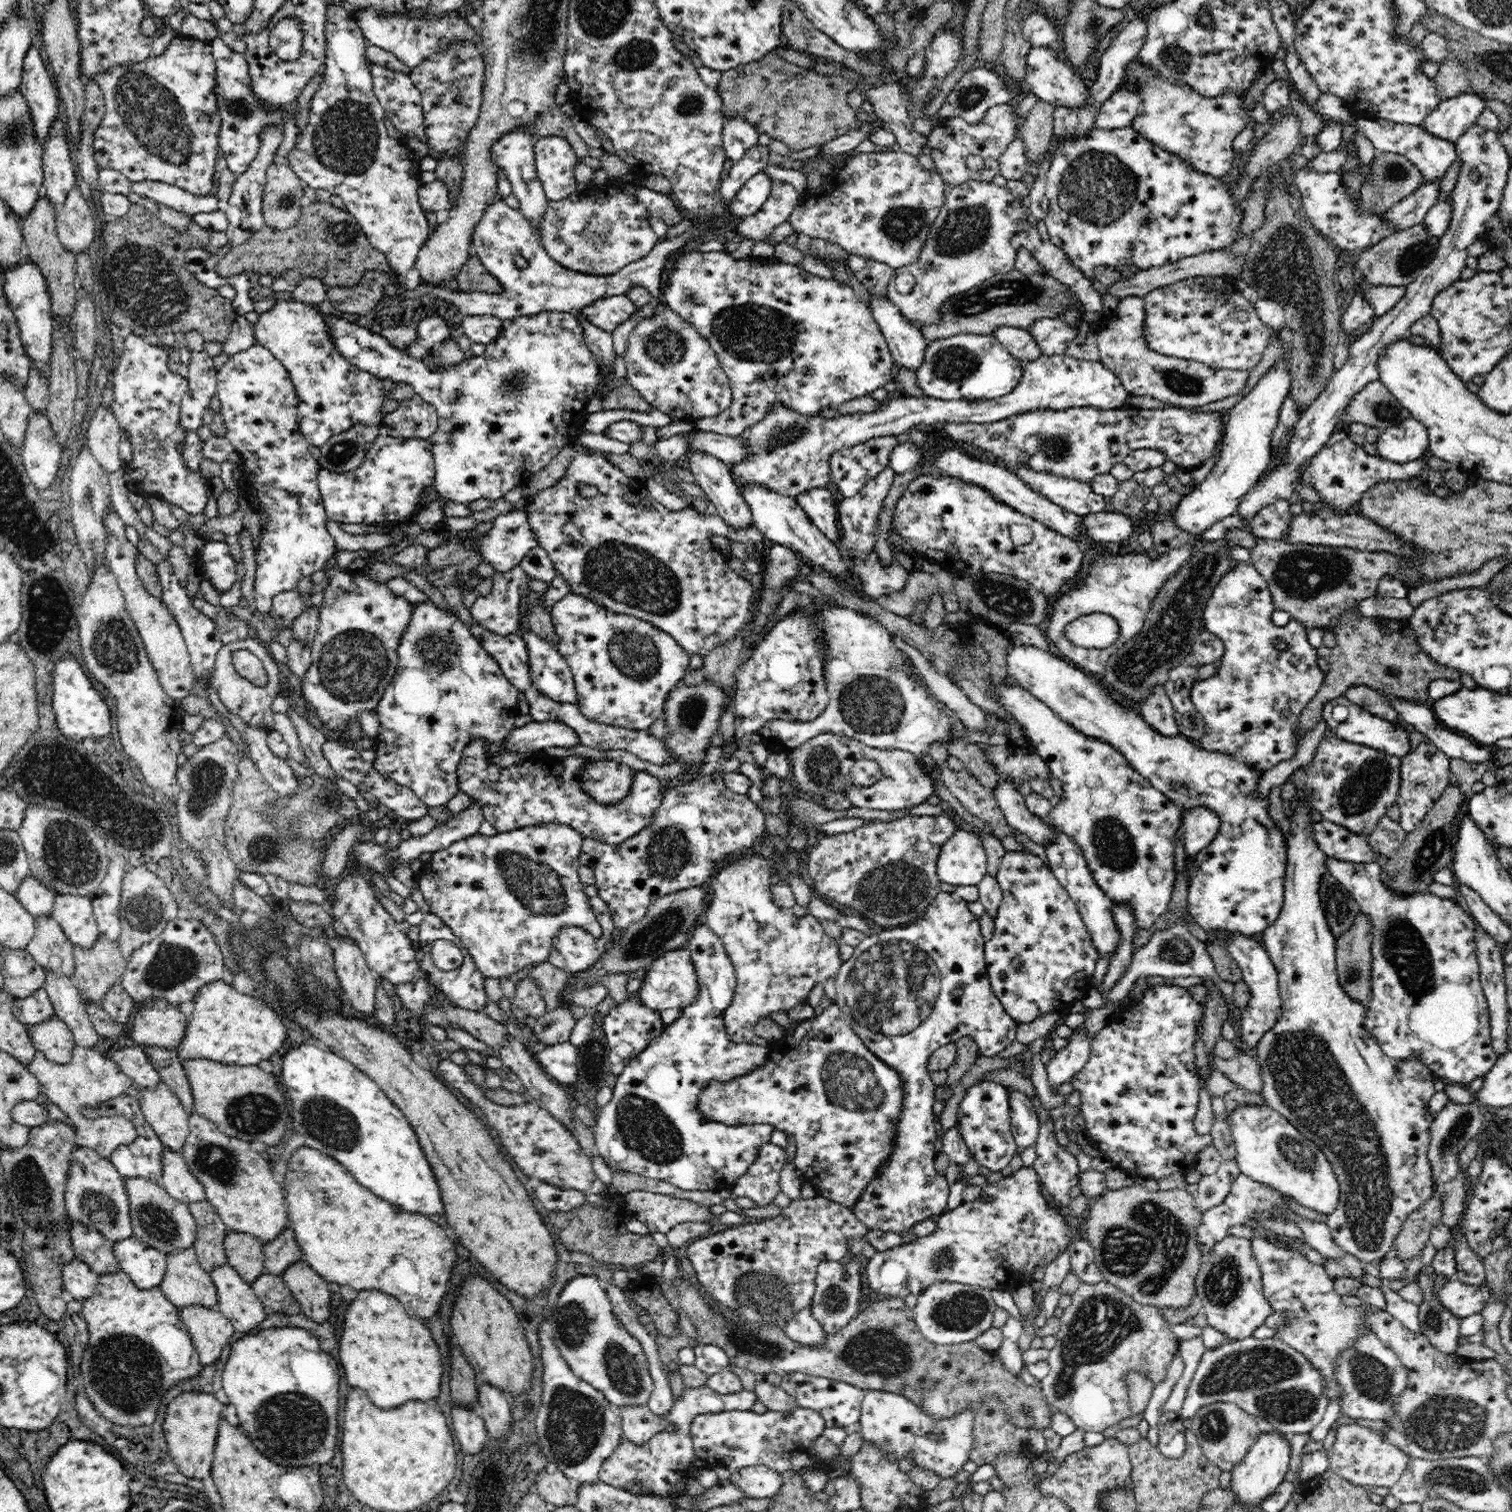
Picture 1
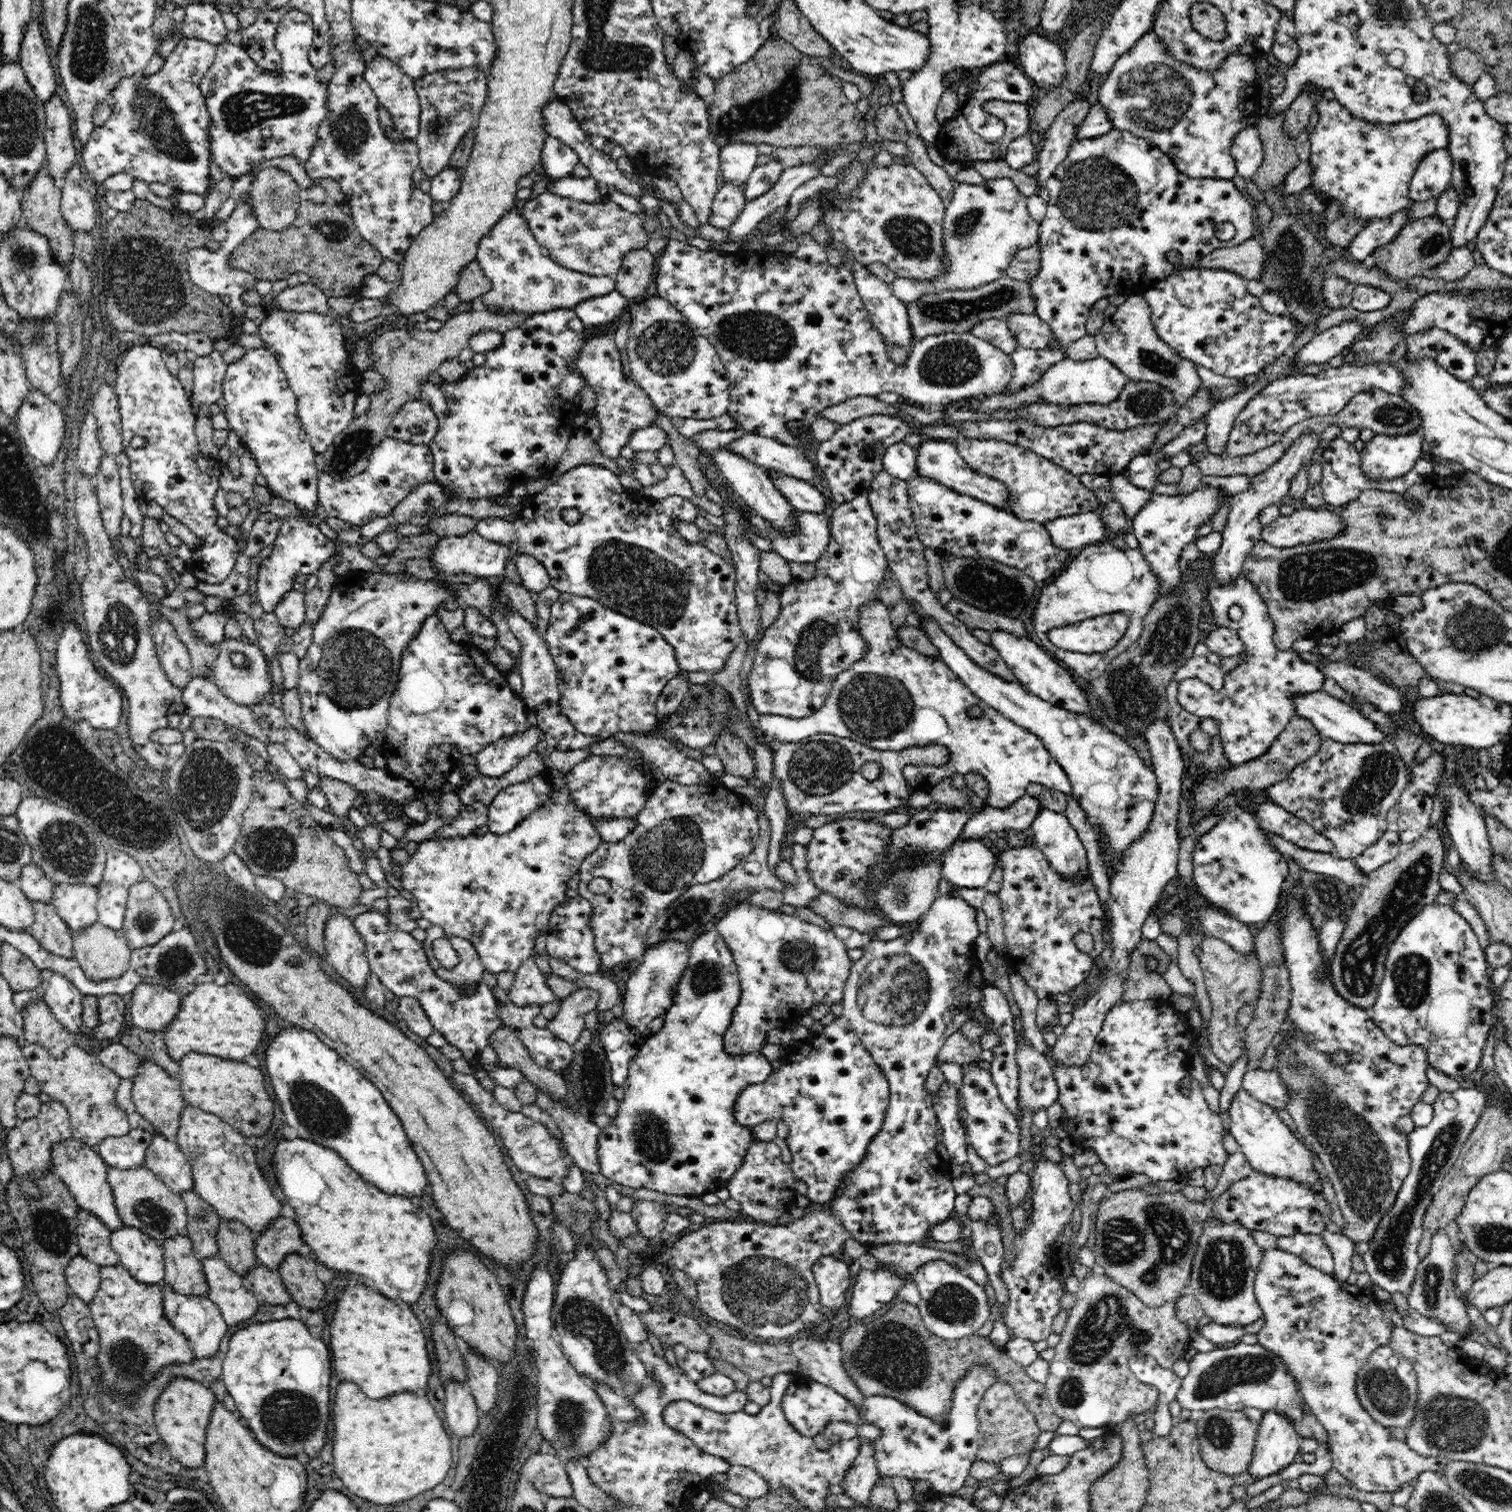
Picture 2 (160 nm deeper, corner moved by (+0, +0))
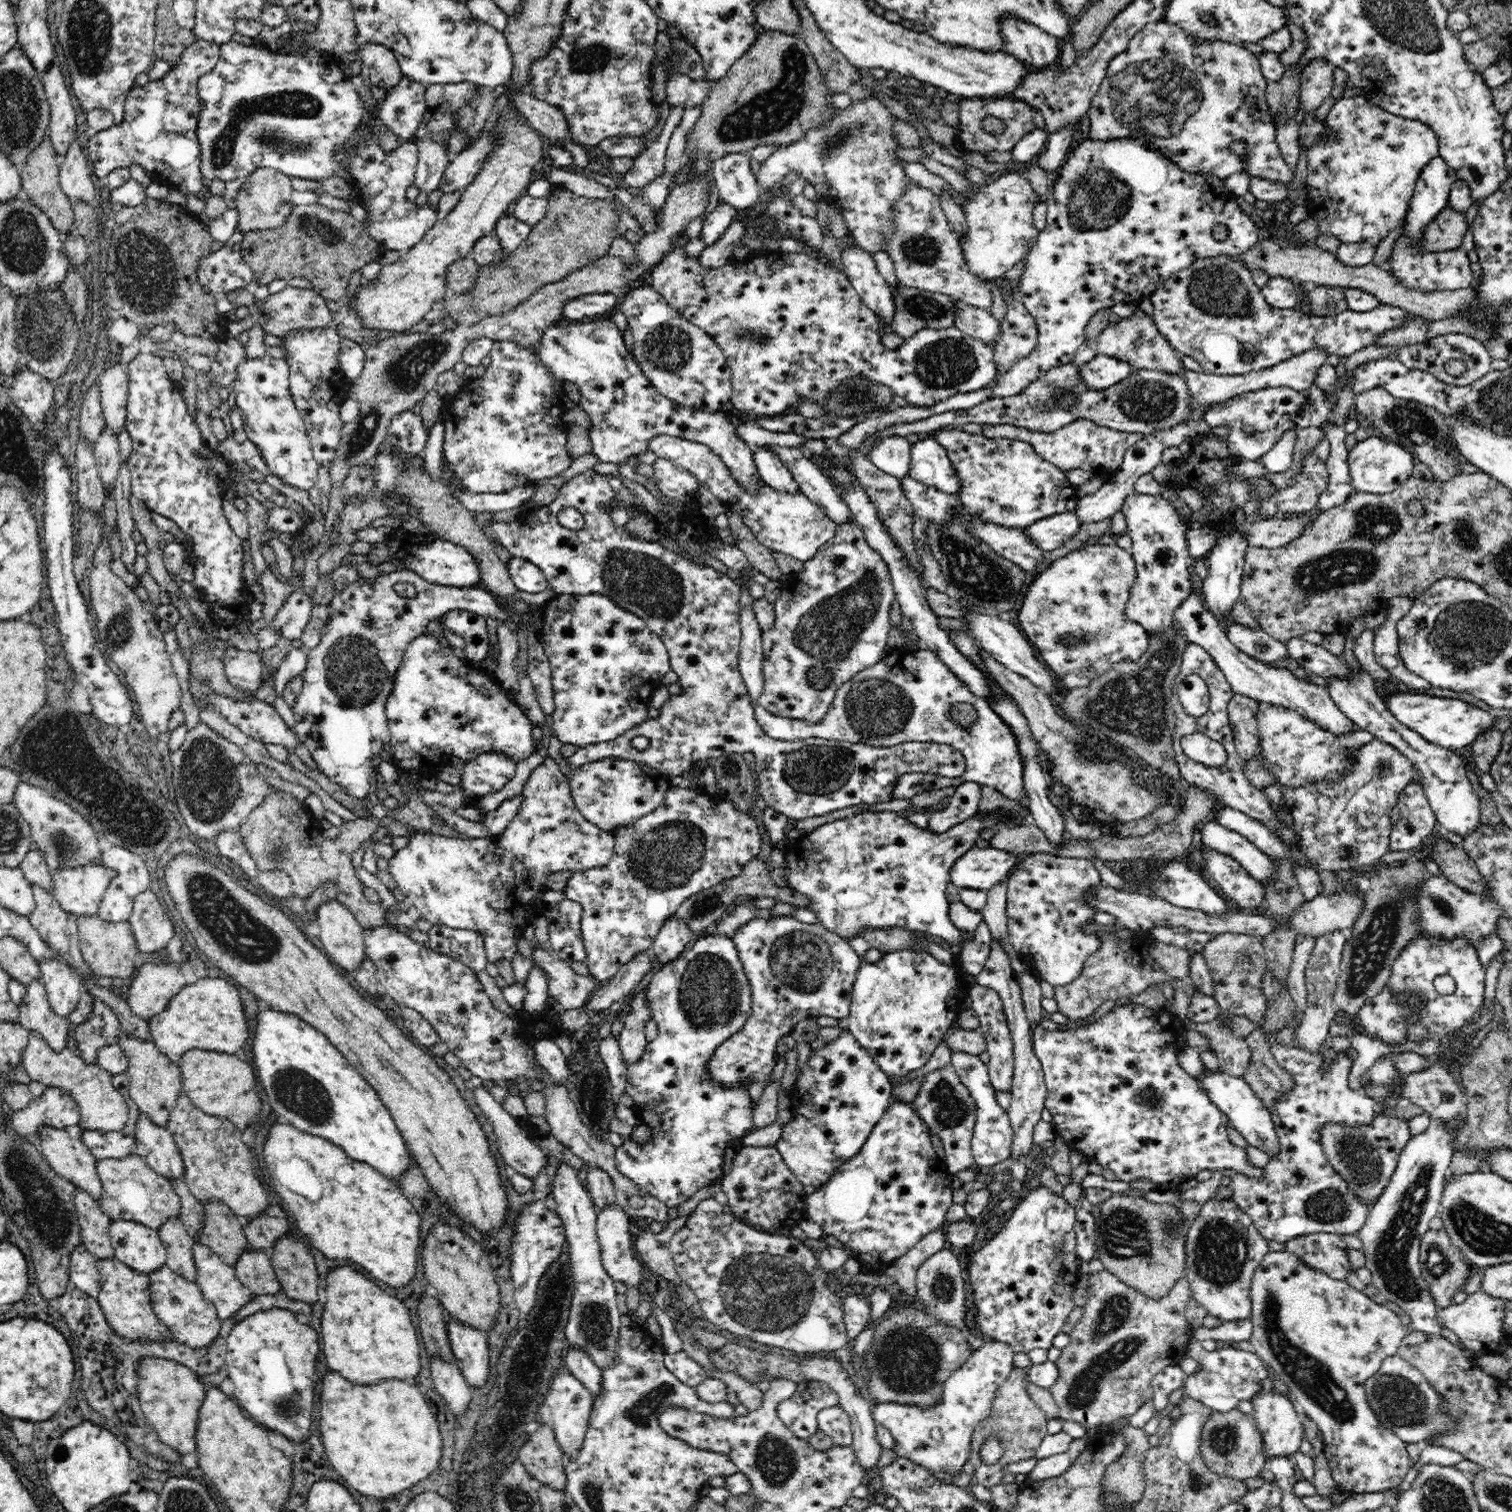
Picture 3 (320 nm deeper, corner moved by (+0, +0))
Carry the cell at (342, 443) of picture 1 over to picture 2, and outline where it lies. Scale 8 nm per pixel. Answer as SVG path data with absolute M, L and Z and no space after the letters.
M477 307L470 311L458 313L449 318L442 328L436 332L424 329L394 329L384 332L376 338L370 347L378 374L386 381L384 388L369 395L369 409L356 417L348 428L339 432L332 442L332 446L322 453L325 465L323 471L334 479L346 479L351 475L362 474L366 470L370 453L386 438L388 425L391 423L395 412L402 408L404 402L416 399L419 394L420 380L427 380L438 366L450 358L457 358L464 348L469 347L470 336L480 330L497 330L504 334L507 330L519 327L532 314L494 314L487 312L486 308Z

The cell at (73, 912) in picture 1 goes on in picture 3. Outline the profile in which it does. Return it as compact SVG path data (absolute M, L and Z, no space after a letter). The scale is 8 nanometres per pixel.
M98 862L84 868L54 871L51 875L54 898L64 911L78 918L97 914L104 892L115 877L115 870Z

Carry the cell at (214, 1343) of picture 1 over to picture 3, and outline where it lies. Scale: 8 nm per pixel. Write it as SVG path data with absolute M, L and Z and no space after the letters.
M164 1264L149 1274L153 1309L166 1328L171 1331L178 1342L186 1344L190 1349L208 1349L220 1332L221 1318L217 1315L217 1307L207 1302L195 1282L178 1276Z

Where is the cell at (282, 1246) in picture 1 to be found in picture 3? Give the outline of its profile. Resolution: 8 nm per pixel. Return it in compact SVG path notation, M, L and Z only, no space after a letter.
M274 1202L253 1220L248 1221L246 1217L239 1217L250 1248L269 1253L276 1240L289 1234L287 1216L288 1210L282 1210L280 1204Z

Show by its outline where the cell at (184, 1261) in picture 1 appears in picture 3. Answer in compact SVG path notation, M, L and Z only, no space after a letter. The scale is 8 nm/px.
M179 1217L164 1222L158 1231L167 1252L165 1264L172 1271L178 1273L178 1276L187 1281L196 1282L197 1270L195 1269L193 1257L195 1238L188 1234Z

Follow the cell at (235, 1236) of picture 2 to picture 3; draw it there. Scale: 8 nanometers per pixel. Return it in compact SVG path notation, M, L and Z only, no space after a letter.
M208 1202L208 1204L203 1205L203 1211L204 1224L199 1232L198 1242L209 1246L227 1265L236 1265L241 1254L251 1250L239 1217L222 1202Z

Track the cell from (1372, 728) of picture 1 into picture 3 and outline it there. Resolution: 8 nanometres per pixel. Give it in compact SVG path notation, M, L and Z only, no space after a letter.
M1195 587L1195 591L1191 592L1183 605L1178 606L1175 611L1175 619L1184 629L1186 640L1202 646L1208 652L1208 655L1218 665L1218 668L1225 674L1234 694L1248 695L1250 698L1257 699L1263 705L1280 705L1284 709L1294 710L1296 714L1300 714L1308 721L1314 722L1320 729L1324 729L1328 733L1334 733L1335 736L1354 734L1358 730L1354 720L1340 711L1339 706L1330 696L1327 687L1298 680L1298 677L1294 677L1294 674L1289 672L1289 669L1270 667L1268 663L1255 660L1236 648L1227 638L1227 634L1220 628L1217 619L1209 610L1204 608L1204 602L1200 600L1200 596L1196 591Z

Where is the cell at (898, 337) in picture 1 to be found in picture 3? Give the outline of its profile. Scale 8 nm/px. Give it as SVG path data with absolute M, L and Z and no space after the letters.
M858 245L841 249L841 265L852 286L875 316L880 316L890 326L895 311L895 289L885 281L881 271L874 265L875 260L875 254Z

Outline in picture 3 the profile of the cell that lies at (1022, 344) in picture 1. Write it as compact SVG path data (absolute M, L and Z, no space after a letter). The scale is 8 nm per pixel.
M957 300L954 314L955 327L966 335L985 341L986 344L997 344L999 341L1001 323L989 311Z

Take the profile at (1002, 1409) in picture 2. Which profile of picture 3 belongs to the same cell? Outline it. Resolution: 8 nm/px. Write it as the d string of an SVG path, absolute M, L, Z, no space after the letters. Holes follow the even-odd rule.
M1013 1367L1008 1378L995 1392L990 1408L992 1409L990 1416L976 1424L974 1432L972 1432L968 1462L974 1466L973 1476L975 1476L975 1482L983 1484L989 1489L1003 1482L1002 1478L1006 1476L1006 1466L1008 1464L1036 1457L1036 1450L1047 1435L1046 1413L1042 1412L1042 1409L1032 1401L1028 1389L1026 1389L1026 1382L1029 1381L1029 1374L1026 1368ZM988 1437L998 1438L1000 1444L1006 1447L998 1463L986 1464L979 1457L979 1450Z

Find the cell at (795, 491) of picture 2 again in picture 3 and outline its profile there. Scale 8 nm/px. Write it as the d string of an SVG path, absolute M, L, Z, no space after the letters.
M755 447L753 449L753 459L764 484L768 484L770 487L784 493L800 491L792 473L784 466L784 463L776 454L770 452L770 449Z

